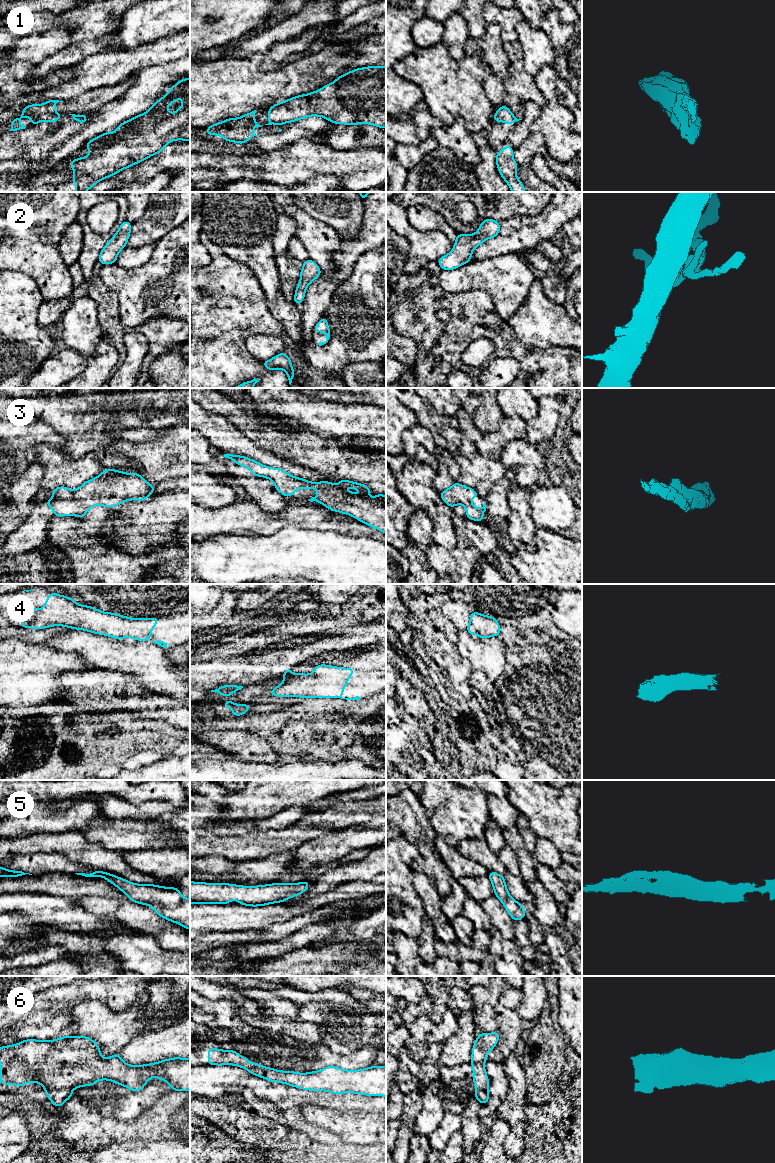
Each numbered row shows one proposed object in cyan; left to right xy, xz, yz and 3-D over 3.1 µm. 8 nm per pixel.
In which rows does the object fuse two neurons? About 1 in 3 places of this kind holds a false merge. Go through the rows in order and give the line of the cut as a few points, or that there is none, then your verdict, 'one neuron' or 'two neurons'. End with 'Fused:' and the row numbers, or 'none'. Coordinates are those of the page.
1: xz (277, 123), (281, 124) | two neurons
2: no cut | one neuron
3: no cut | one neuron
4: no cut | one neuron
5: no cut | one neuron
6: no cut | one neuron
Fused: 1

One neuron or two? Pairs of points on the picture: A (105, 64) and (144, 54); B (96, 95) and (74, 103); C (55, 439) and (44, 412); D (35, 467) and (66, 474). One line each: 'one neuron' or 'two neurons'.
A: one neuron
B: one neuron
C: two neurons
D: two neurons

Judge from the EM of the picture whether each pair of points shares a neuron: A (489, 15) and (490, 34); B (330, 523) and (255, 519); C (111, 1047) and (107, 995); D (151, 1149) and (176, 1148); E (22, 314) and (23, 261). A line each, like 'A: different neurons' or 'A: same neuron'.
A: different neurons
B: same neuron
C: different neurons
D: same neuron
E: different neurons

